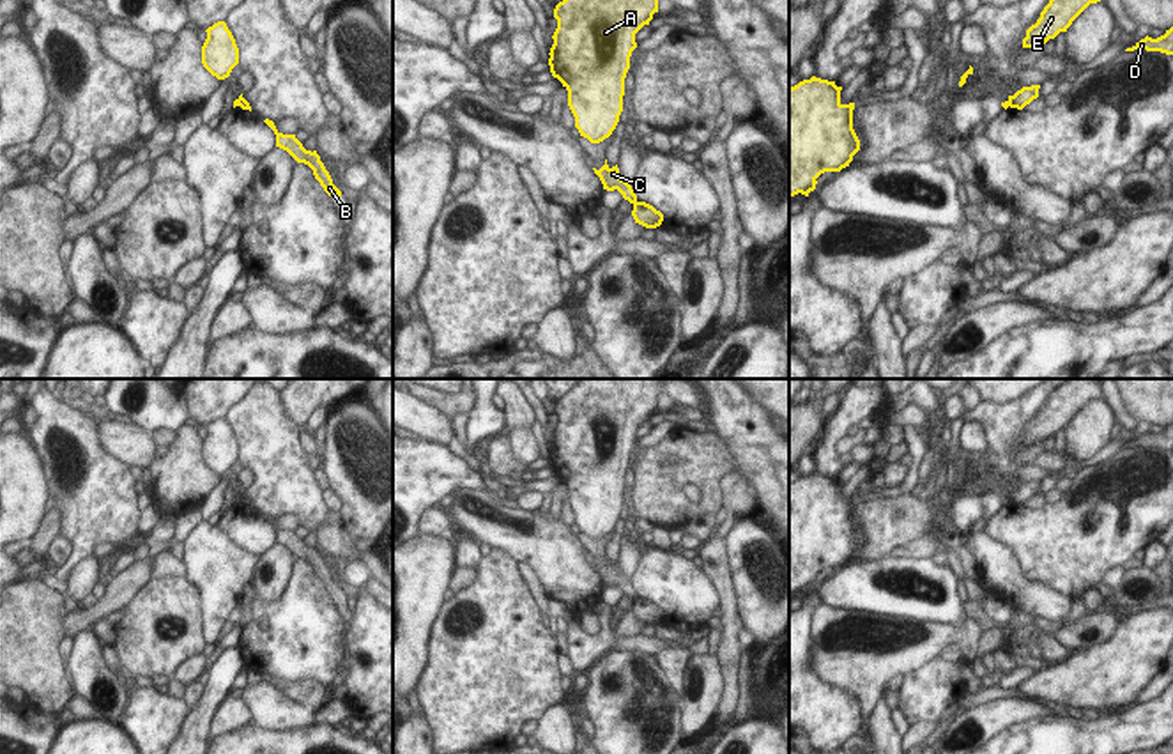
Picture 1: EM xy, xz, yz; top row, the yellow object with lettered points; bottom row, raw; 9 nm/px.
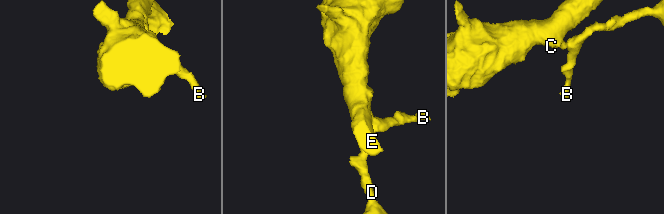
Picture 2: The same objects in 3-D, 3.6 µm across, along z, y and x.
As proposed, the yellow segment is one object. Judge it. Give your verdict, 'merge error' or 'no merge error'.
merge error

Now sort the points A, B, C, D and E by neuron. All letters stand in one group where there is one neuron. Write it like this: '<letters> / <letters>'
A C E / B D

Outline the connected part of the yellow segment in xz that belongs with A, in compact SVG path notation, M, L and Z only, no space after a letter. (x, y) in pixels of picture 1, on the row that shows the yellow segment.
M563 0L554 9L557 28L548 53L550 73L568 90L575 127L591 143L609 138L619 122L635 34L655 12L658 0Z

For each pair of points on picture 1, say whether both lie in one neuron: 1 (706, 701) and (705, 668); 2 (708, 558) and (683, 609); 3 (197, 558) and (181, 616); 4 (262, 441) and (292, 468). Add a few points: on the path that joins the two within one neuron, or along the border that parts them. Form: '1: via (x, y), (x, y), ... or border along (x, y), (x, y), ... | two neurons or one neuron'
1: via (705, 692), (705, 677) | one neuron
2: border along (699, 569), (715, 588), (720, 606) | two neurons
3: border along (184, 577), (199, 592), (200, 620), (204, 623) | two neurons
4: via (269, 448), (285, 464) | one neuron

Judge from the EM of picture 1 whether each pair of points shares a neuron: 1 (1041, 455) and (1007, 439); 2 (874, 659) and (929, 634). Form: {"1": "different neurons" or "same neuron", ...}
{"1": "same neuron", "2": "same neuron"}

